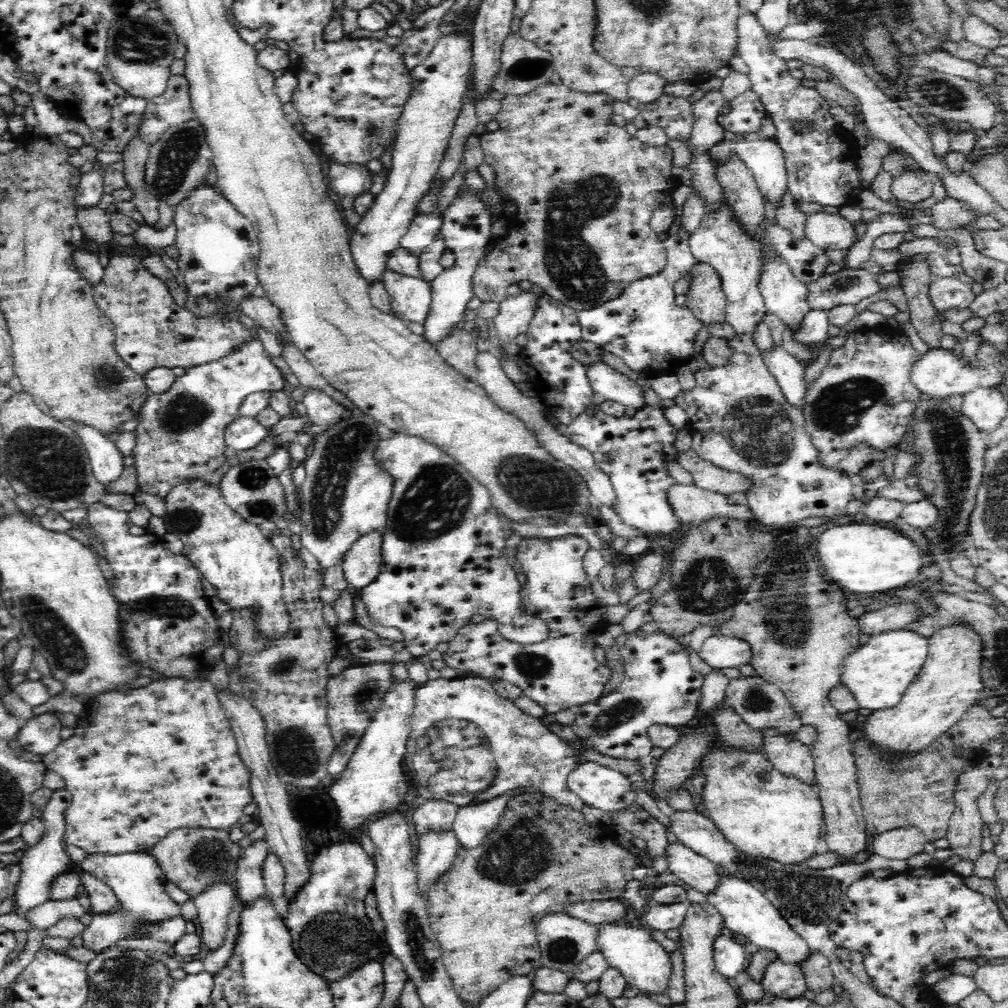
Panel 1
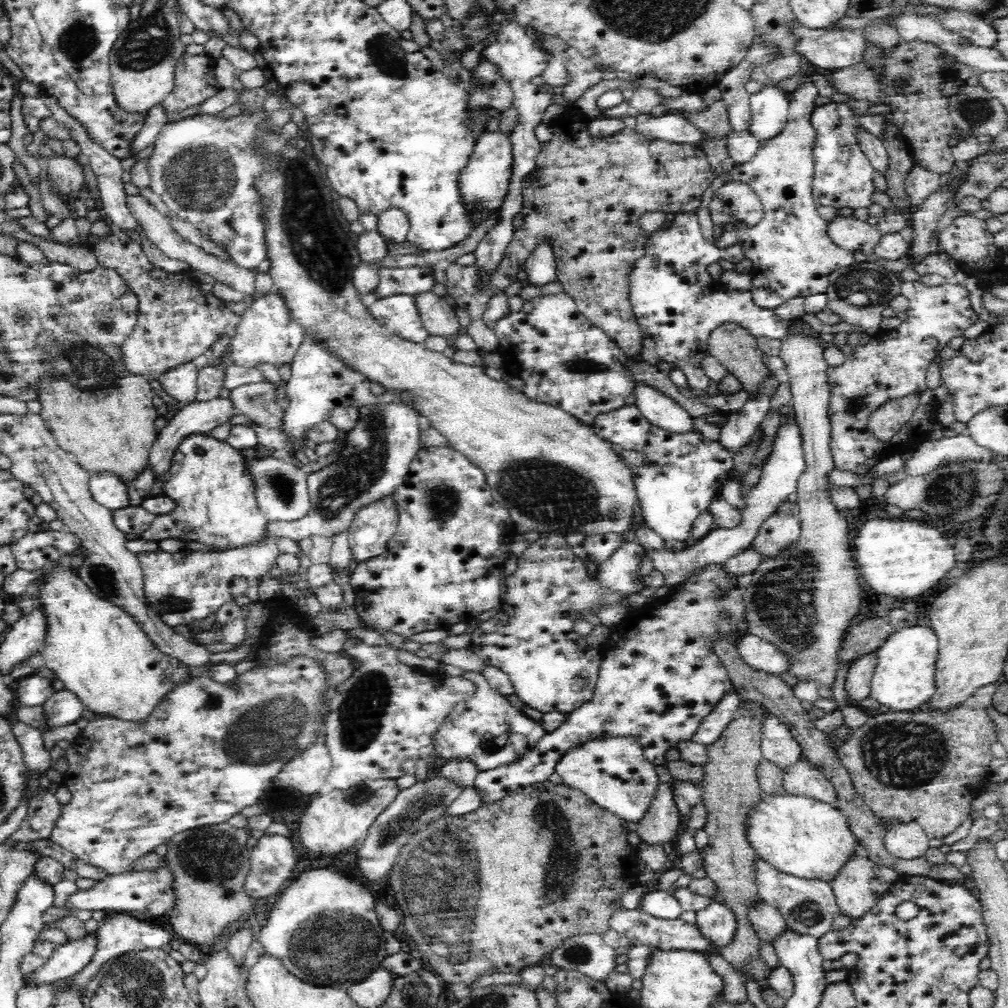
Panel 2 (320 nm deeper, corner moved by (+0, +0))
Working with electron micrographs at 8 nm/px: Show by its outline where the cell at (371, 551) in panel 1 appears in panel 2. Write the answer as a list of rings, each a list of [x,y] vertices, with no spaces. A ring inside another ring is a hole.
[[[392,496],[358,510],[348,530],[354,562],[361,565],[386,553],[399,524],[398,512],[397,501]]]

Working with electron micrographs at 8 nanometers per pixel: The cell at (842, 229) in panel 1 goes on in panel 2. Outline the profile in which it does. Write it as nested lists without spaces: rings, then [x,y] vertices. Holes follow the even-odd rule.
[[[837,215],[828,222],[828,235],[838,247],[870,256],[883,234],[878,230],[877,224],[856,219],[853,215]]]

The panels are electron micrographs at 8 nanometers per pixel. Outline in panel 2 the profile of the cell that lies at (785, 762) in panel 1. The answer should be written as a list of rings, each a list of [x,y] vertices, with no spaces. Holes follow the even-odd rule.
[[[799,760],[782,773],[785,792],[796,795],[809,795],[820,802],[830,803],[834,807],[838,804],[838,795],[834,785],[818,768],[808,760]]]

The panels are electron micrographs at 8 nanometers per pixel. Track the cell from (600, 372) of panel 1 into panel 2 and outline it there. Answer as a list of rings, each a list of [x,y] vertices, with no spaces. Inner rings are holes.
[[[638,383],[634,390],[635,408],[654,426],[668,432],[696,432],[694,417],[669,395],[654,387]]]

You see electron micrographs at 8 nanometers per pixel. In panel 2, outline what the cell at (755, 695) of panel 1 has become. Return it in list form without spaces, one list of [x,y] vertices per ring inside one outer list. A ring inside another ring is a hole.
[[[769,710],[764,712],[761,747],[763,758],[782,770],[801,758],[800,743],[793,737],[789,726]]]

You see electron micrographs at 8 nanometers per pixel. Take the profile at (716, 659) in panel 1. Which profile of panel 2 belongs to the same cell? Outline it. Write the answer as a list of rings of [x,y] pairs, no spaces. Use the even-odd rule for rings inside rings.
[[[743,634],[735,644],[735,652],[752,669],[773,675],[785,673],[790,662],[774,644],[752,634]]]

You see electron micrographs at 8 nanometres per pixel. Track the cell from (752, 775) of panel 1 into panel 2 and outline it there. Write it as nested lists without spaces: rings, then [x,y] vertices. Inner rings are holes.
[[[783,793],[762,794],[757,801],[749,806],[746,815],[745,832],[747,844],[754,848],[760,859],[769,862],[780,872],[806,879],[820,879],[826,882],[834,880],[839,868],[847,858],[861,848],[858,839],[854,837],[848,819],[830,803],[820,802],[810,798],[809,795],[796,795]]]

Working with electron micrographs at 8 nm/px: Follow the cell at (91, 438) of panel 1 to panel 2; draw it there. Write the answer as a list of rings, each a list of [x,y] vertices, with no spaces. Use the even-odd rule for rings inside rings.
[[[95,471],[90,476],[90,493],[94,501],[112,512],[131,505],[128,486],[116,471]]]

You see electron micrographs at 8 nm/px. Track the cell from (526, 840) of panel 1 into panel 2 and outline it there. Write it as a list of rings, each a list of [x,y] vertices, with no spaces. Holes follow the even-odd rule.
[[[550,779],[537,782],[537,784],[527,786],[525,789],[520,789],[516,792],[510,793],[508,796],[502,798],[502,800],[491,802],[485,805],[481,804],[480,808],[477,808],[474,810],[474,812],[469,812],[468,814],[462,816],[442,815],[441,817],[435,818],[432,822],[430,822],[430,824],[428,824],[426,828],[409,837],[409,841],[401,849],[401,854],[395,862],[392,872],[387,874],[388,884],[390,884],[390,888],[392,888],[392,894],[394,894],[396,902],[398,902],[398,906],[402,908],[402,910],[399,910],[399,913],[402,915],[404,928],[406,928],[406,932],[412,937],[412,940],[418,944],[420,955],[423,957],[426,964],[428,964],[430,969],[443,979],[444,983],[447,985],[461,984],[466,986],[470,986],[472,982],[486,974],[521,973],[522,970],[528,968],[528,966],[534,966],[536,963],[541,962],[544,958],[544,954],[550,954],[556,946],[559,946],[559,944],[562,943],[564,939],[570,938],[571,935],[586,934],[587,932],[593,932],[594,934],[602,935],[604,932],[608,932],[608,930],[611,929],[610,919],[612,918],[614,912],[620,908],[622,896],[624,896],[624,894],[626,894],[630,888],[634,888],[634,886],[639,885],[638,876],[641,870],[638,867],[638,852],[636,847],[632,846],[628,842],[628,839],[626,839],[629,832],[624,829],[624,826],[622,826],[624,821],[624,819],[621,819],[619,816],[612,814],[609,810],[595,805],[594,801],[590,800],[590,798],[588,798],[581,790],[574,790],[574,788],[564,786],[564,784],[553,784]]]

